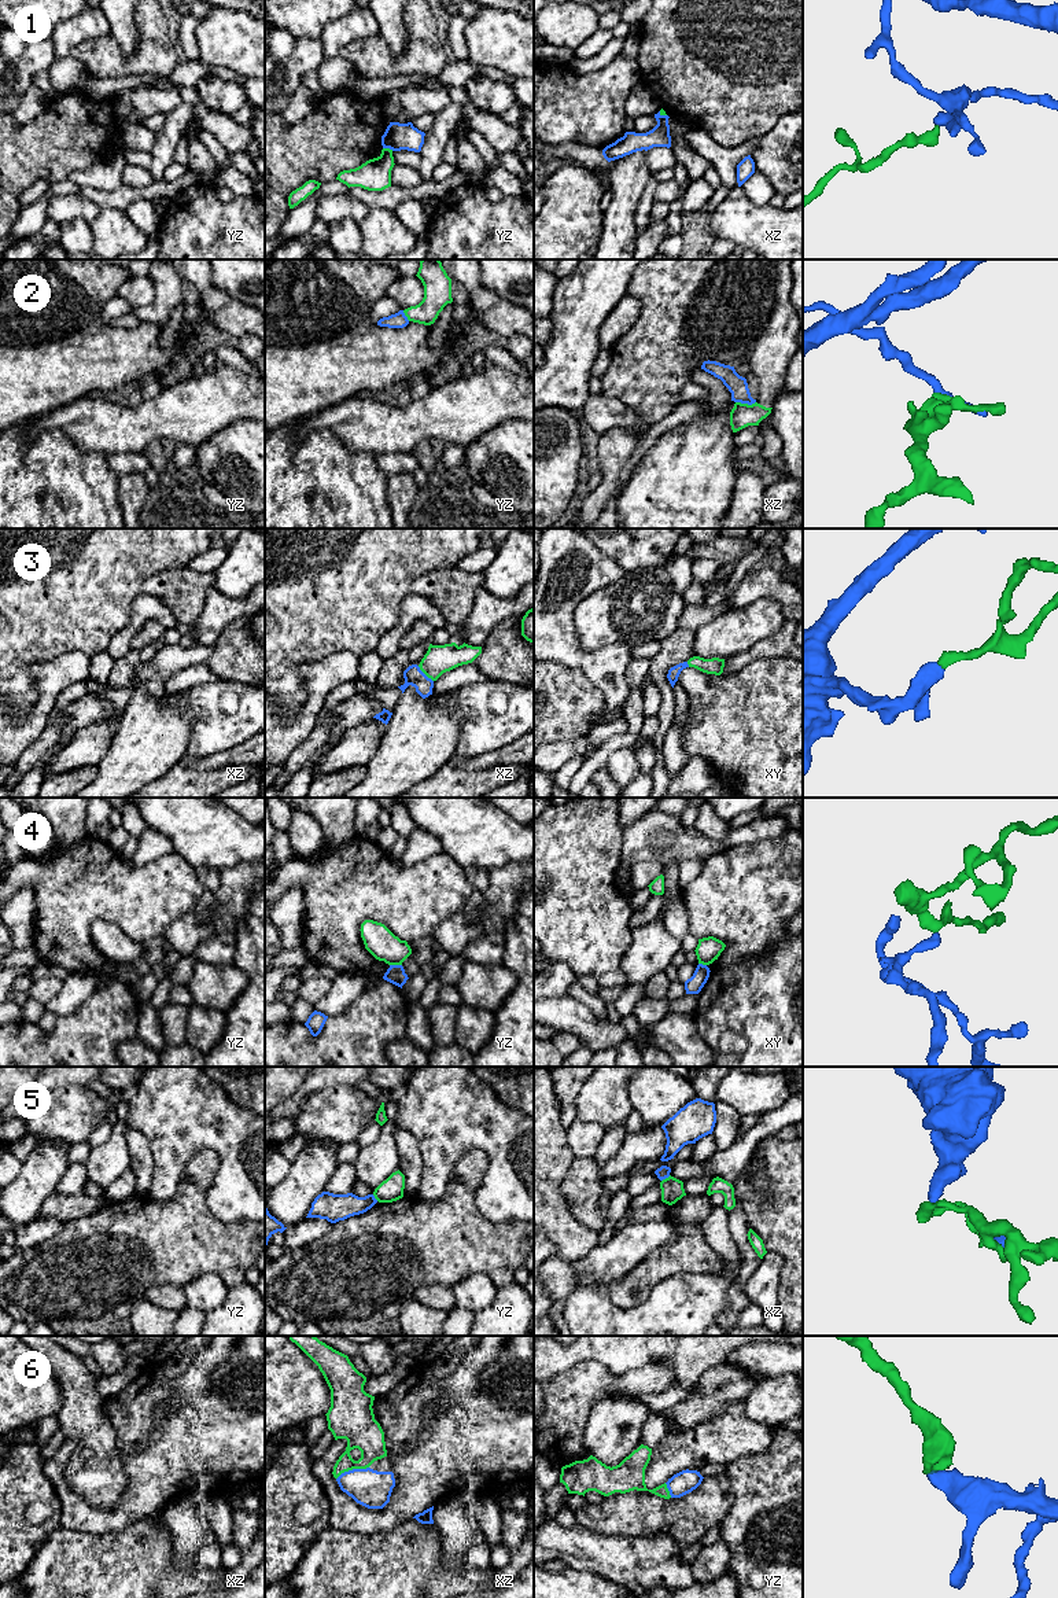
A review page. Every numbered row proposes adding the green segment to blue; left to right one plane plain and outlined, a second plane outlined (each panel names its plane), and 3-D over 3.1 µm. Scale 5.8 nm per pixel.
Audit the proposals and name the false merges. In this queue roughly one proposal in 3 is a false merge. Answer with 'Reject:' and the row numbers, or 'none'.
Reject: 1, 2, 4, 5

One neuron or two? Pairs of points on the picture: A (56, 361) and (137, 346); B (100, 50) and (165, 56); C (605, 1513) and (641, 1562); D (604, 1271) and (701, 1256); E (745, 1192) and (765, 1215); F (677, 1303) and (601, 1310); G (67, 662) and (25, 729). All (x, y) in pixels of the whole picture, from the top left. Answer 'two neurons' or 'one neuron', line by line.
A: one neuron
B: one neuron
C: two neurons
D: two neurons
E: one neuron
F: one neuron
G: one neuron

